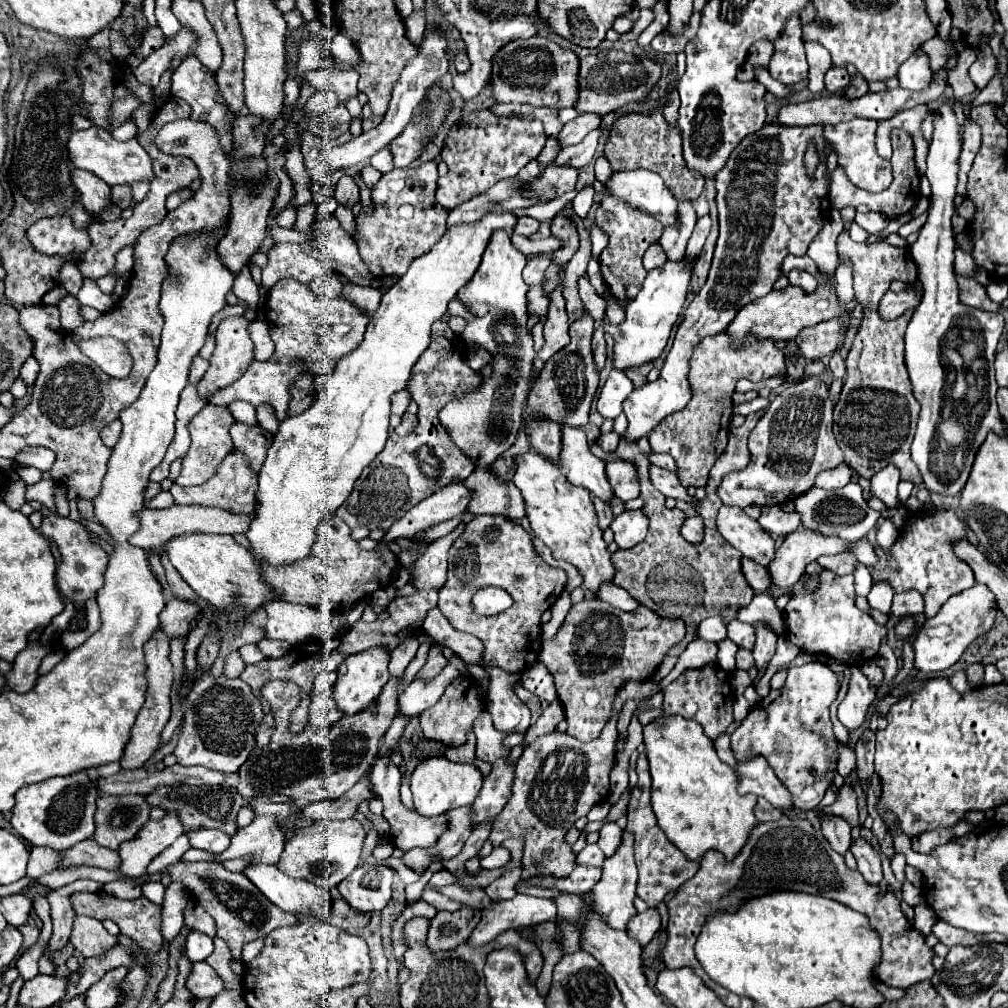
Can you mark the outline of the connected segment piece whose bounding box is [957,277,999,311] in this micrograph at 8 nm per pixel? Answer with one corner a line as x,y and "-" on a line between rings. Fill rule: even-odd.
957,277
959,279
959,301
967,303
969,307
975,309
983,309
983,311
999,311
999,303
993,303
987,293
985,287
981,283
977,283
971,277

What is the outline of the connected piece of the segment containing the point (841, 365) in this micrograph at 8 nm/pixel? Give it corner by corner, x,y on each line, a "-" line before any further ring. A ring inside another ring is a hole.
833,355
833,357
831,357
829,367
831,367
831,371
833,371
833,377
835,377
835,379
845,379
847,369
845,369
845,361
843,361
839,355

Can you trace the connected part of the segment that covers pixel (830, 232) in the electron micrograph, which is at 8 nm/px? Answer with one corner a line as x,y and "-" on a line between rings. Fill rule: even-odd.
839,211
831,215
831,219
823,225
819,235
811,241
811,247
807,249
807,255
819,265
823,273
833,273
835,267
839,267
839,255
837,255
837,235
843,231
843,219

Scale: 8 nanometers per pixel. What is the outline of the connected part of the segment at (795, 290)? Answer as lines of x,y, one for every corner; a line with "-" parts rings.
835,281
817,285
817,291
813,291
813,293
805,293
801,287
787,285
785,289
777,289
777,291
773,289
763,299
757,299
755,303
745,305
737,313
735,321
727,327
727,335
731,335
735,347
741,347
749,333
755,333
757,339
761,339
761,341
763,339
773,339
773,341
789,343
789,341
793,341
799,335
801,329
813,327
813,325
817,325
821,321
835,319
843,311
853,311
857,305
859,305
859,301
855,301
855,297
849,303
841,303
839,301
839,295
835,291

